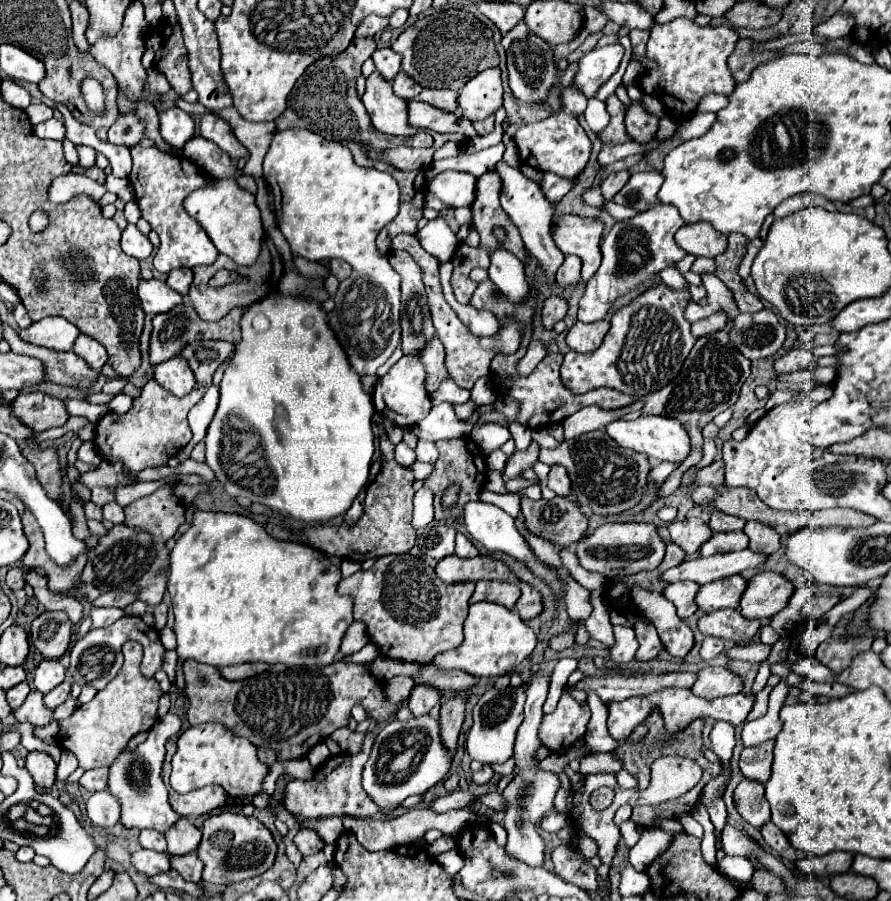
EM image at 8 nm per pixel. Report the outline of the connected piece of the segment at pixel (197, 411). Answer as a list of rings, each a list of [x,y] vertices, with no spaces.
[[[210,386],[208,392],[204,394],[204,398],[188,414],[188,422],[190,422],[190,428],[192,428],[194,436],[177,455],[178,460],[180,460],[179,463],[189,458],[192,448],[206,436],[206,428],[212,422],[212,416],[216,412],[216,408],[218,408],[218,386]]]

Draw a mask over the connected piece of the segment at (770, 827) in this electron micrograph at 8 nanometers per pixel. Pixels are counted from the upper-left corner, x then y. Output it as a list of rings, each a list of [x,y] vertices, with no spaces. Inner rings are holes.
[[[768,822],[768,824],[762,826],[762,836],[764,836],[766,844],[772,846],[782,858],[792,860],[792,862],[796,862],[796,860],[802,858],[802,852],[798,852],[796,848],[792,848],[792,844],[788,842],[788,838],[786,838],[786,836],[780,832],[780,828],[776,828],[772,822]]]

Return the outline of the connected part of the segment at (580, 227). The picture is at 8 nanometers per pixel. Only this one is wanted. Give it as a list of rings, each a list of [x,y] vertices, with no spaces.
[[[562,216],[554,240],[564,254],[576,254],[582,260],[582,280],[590,280],[600,266],[600,238],[602,238],[602,222],[594,218],[580,216]]]

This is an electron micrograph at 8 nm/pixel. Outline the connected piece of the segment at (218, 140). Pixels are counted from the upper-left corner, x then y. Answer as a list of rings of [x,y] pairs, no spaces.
[[[204,114],[202,116],[200,136],[204,136],[206,140],[212,140],[214,144],[218,144],[234,160],[248,158],[248,150],[236,140],[236,136],[232,134],[230,124],[226,124],[224,120],[216,118],[214,114]]]

